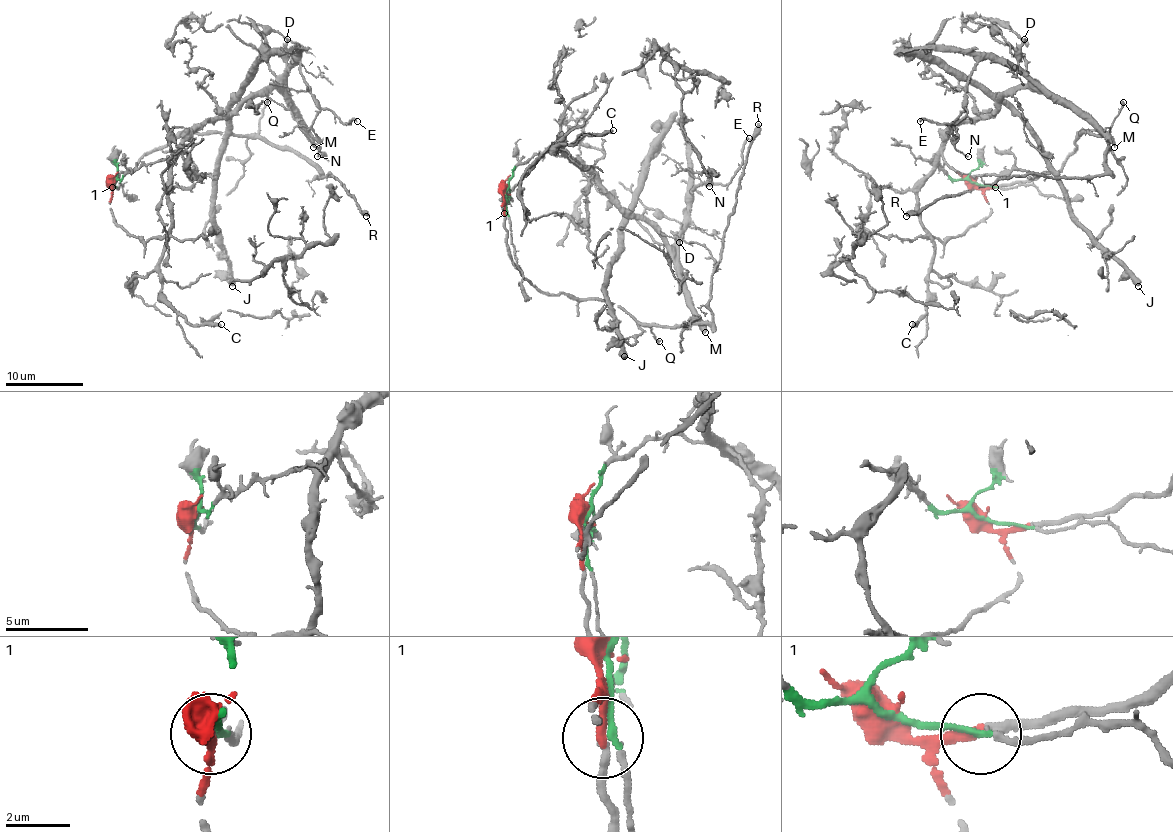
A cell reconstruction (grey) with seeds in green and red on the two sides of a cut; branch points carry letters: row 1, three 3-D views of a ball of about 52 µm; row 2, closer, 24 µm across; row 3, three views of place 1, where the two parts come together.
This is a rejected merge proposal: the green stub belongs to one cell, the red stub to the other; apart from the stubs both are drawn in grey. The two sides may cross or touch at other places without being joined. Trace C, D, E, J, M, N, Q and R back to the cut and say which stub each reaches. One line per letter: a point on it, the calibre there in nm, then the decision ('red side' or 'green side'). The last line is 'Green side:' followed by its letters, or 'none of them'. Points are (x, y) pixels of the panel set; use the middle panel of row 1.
C: at (613, 130); 340 nm thick; green side
D: at (679, 242); 240 nm thick; green side
E: at (749, 138); 220 nm thick; green side
J: at (624, 356); 550 nm thick; green side
M: at (705, 332); 300 nm thick; green side
N: at (709, 186); 110 nm thick; green side
Q: at (659, 341); 280 nm thick; red side
R: at (758, 124); 480 nm thick; red side
Green side: C, D, E, J, M, N

